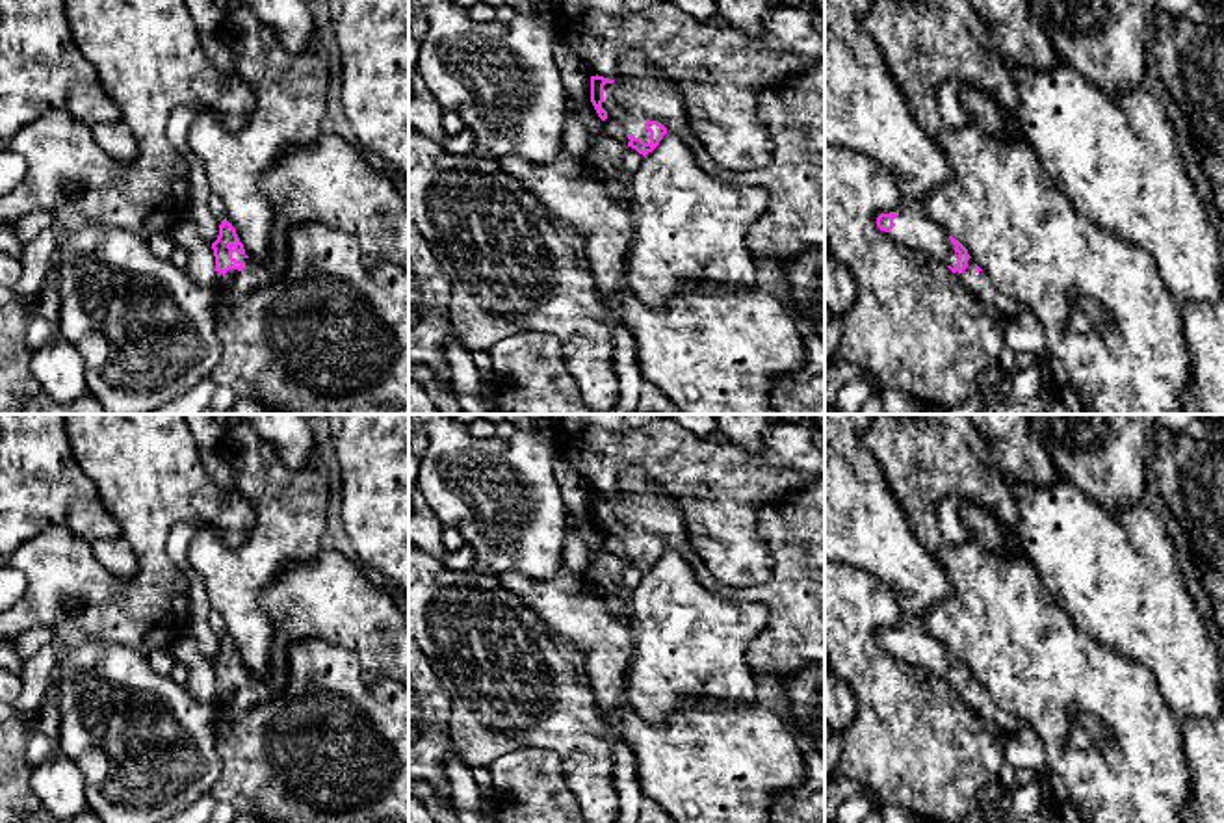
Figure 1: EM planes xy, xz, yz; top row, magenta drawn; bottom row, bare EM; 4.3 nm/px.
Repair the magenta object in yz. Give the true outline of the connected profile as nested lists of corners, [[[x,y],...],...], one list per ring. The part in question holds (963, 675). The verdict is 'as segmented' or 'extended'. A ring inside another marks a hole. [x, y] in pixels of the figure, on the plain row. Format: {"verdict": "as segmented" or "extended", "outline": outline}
{"verdict": "extended", "outline": [[[825,414],[825,561],[836,567],[862,568],[884,581],[899,602],[901,624],[880,630],[877,643],[893,658],[936,673],[958,691],[975,713],[1012,736],[1023,726],[1018,717],[1001,710],[968,671],[968,665],[925,632],[923,615],[936,602],[949,598],[953,585],[944,567],[914,535],[879,464],[862,444],[873,418],[875,414]]]}

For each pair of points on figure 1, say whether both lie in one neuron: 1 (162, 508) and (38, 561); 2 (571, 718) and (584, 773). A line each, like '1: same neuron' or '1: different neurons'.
1: same neuron
2: same neuron

